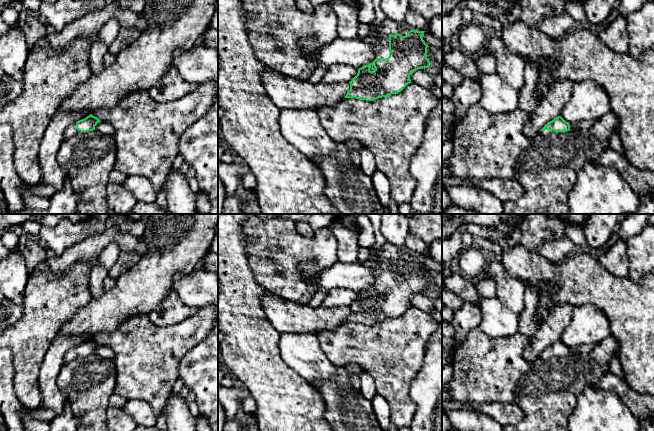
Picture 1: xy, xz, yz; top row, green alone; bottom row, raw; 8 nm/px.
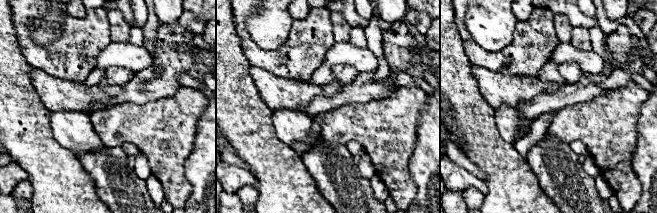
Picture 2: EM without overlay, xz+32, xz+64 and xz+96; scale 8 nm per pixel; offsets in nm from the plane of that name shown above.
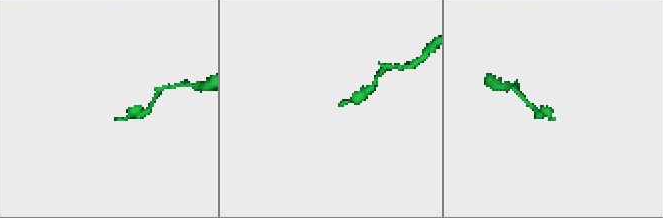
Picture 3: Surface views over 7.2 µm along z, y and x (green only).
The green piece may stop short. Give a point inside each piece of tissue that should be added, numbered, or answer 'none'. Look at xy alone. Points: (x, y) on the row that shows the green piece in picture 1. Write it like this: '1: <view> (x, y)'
1: xy (71, 130)

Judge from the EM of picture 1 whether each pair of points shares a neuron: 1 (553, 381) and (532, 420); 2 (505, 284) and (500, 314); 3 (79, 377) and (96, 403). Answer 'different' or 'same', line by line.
1: same
2: different
3: same

